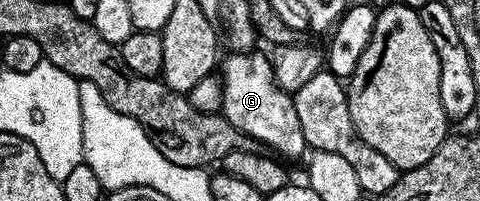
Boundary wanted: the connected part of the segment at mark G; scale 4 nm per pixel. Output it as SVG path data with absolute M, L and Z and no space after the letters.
M248 52L246 54L228 53L221 62L221 77L223 81L223 108L222 115L229 120L229 124L233 124L233 128L237 128L240 134L248 134L252 143L259 144L264 142L280 159L304 157L303 150L308 149L305 140L305 132L301 132L301 120L297 120L297 108L295 107L295 99L286 90L282 90L275 82L273 76L273 68L271 67L271 59L266 53Z

